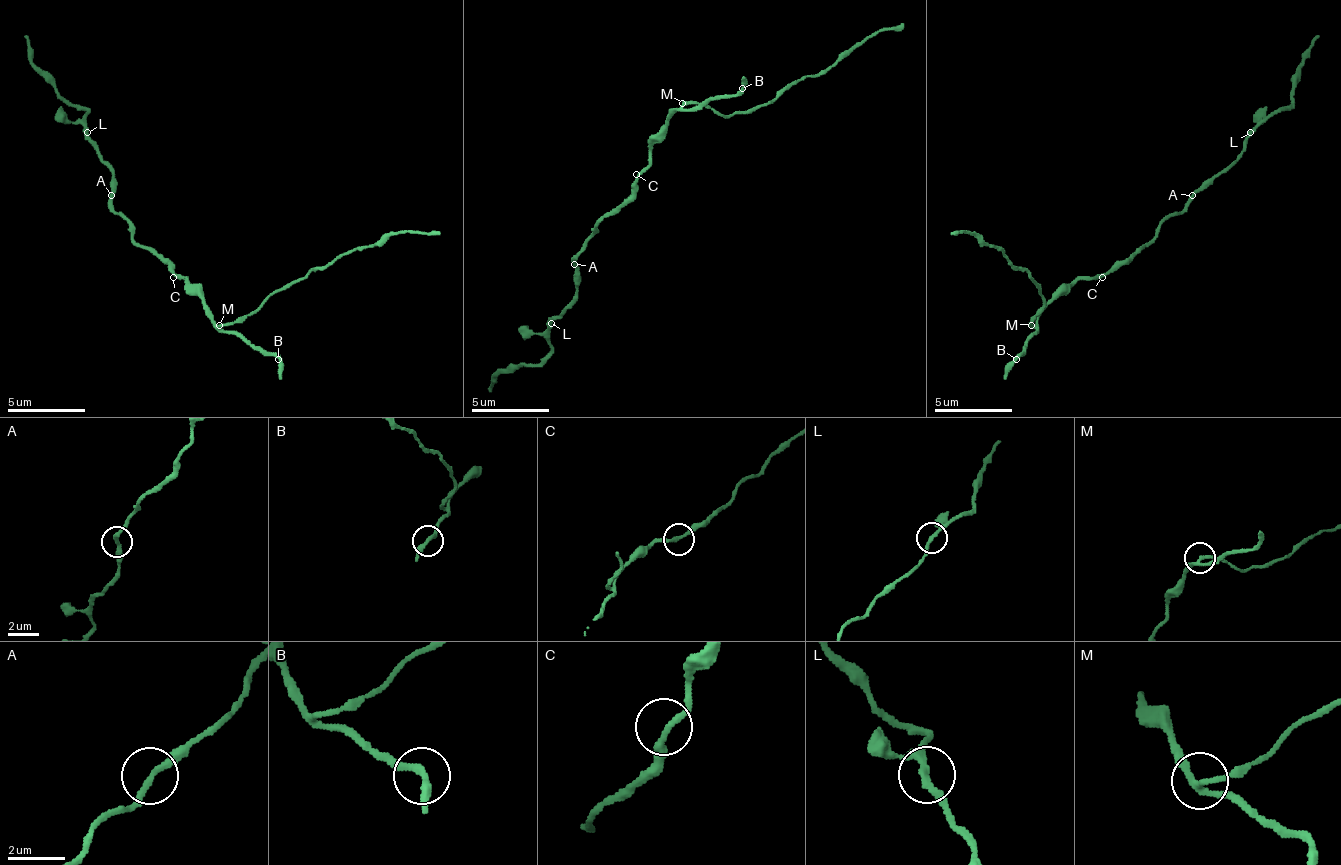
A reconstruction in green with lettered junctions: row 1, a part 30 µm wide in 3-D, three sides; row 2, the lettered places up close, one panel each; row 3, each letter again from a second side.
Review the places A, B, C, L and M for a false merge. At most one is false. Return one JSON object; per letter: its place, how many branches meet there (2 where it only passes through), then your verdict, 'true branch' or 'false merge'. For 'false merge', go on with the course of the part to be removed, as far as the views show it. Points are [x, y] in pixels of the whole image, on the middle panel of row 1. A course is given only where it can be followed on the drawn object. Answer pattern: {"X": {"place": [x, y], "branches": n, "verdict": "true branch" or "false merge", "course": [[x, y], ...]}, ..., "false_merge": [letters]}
{"A": {"place": [574, 264], "branches": 2, "verdict": "true branch"}, "B": {"place": [742, 88], "branches": 2, "verdict": "true branch"}, "C": {"place": [636, 174], "branches": 2, "verdict": "true branch"}, "L": {"place": [551, 323], "branches": 2, "verdict": "true branch"}, "M": {"place": [682, 103], "branches": 3, "verdict": "false merge", "course": [[683, 104], [703, 104], [722, 116], [769, 104], [902, 22]]}, "false_merge": ["M"]}

